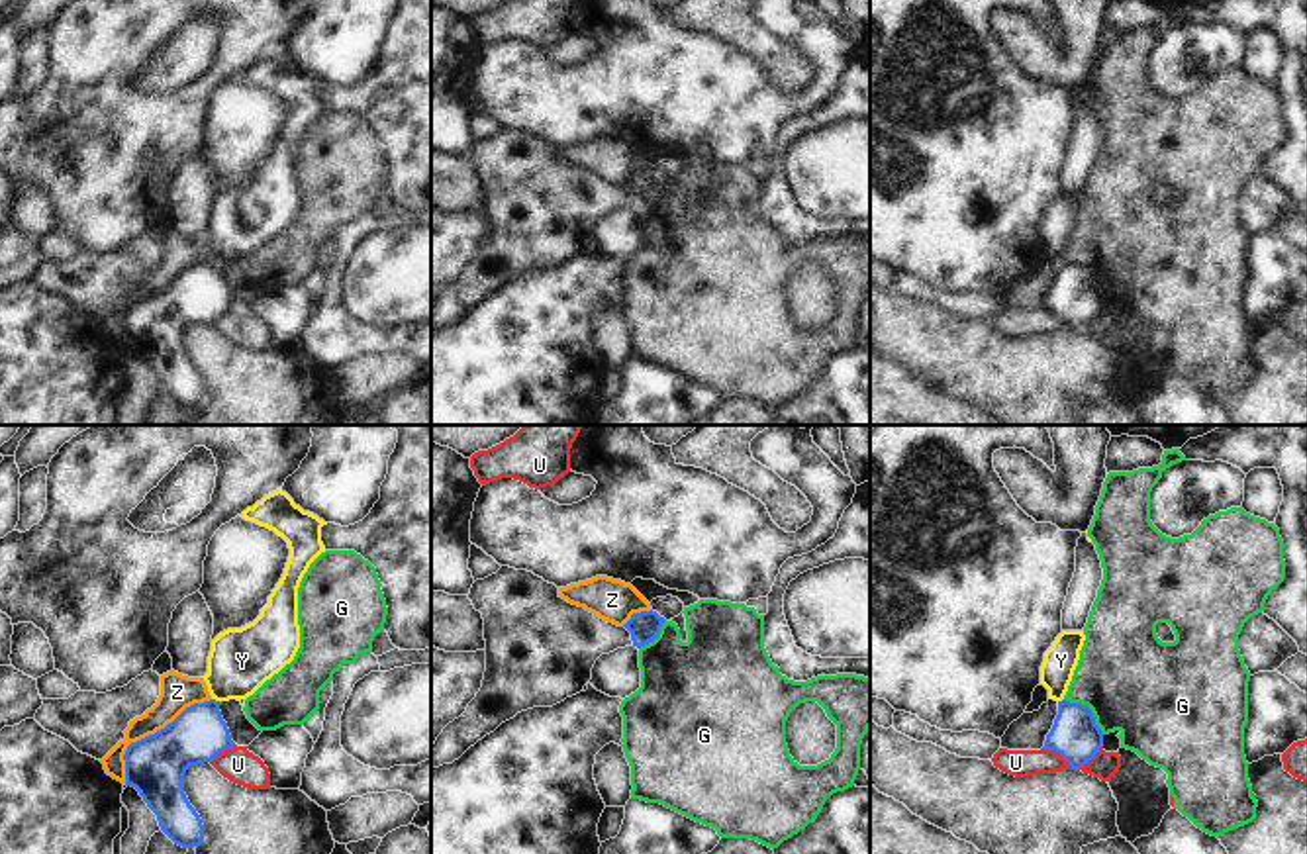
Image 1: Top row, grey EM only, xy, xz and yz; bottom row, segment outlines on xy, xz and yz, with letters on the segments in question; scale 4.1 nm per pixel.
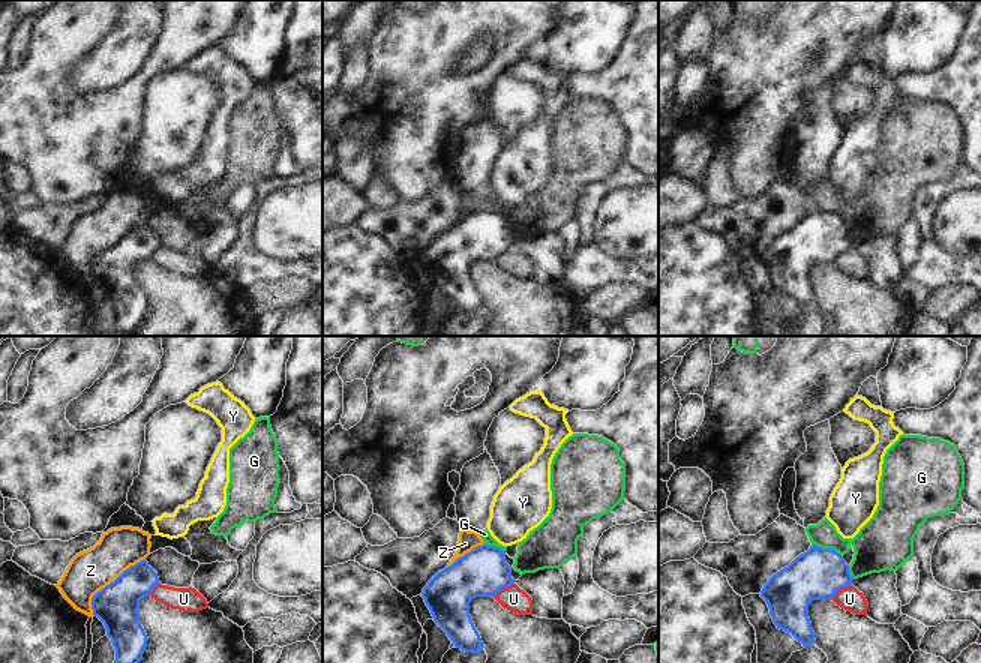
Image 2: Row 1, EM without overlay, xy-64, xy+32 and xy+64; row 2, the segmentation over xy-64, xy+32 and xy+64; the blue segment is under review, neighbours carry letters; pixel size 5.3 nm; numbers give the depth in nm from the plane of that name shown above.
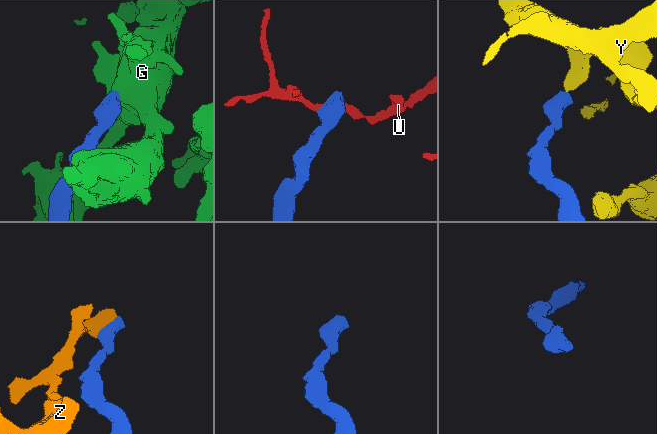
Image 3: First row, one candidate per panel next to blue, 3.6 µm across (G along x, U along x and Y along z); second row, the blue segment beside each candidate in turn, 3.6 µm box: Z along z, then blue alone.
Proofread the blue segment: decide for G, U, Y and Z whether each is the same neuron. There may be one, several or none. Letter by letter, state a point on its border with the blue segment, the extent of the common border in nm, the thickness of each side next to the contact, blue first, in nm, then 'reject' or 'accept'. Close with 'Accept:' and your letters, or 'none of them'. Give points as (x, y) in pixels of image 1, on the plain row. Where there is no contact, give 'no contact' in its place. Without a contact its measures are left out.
G: contact yz (1090, 271); length 220 nm; calibres 200 and 420 nm; reject
U: contact yz (1059, 314); length 160 nm; calibres 200 and 110 nm; reject
Y: contact xy (214, 261); length 40 nm; calibres 220 and 260 nm; reject
Z: contact xy (151, 296); length 500 nm; calibres 240 and 140 nm; reject
Accept: none of them

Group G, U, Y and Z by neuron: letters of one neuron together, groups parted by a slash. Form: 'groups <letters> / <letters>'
groups G / U / Y / Z

